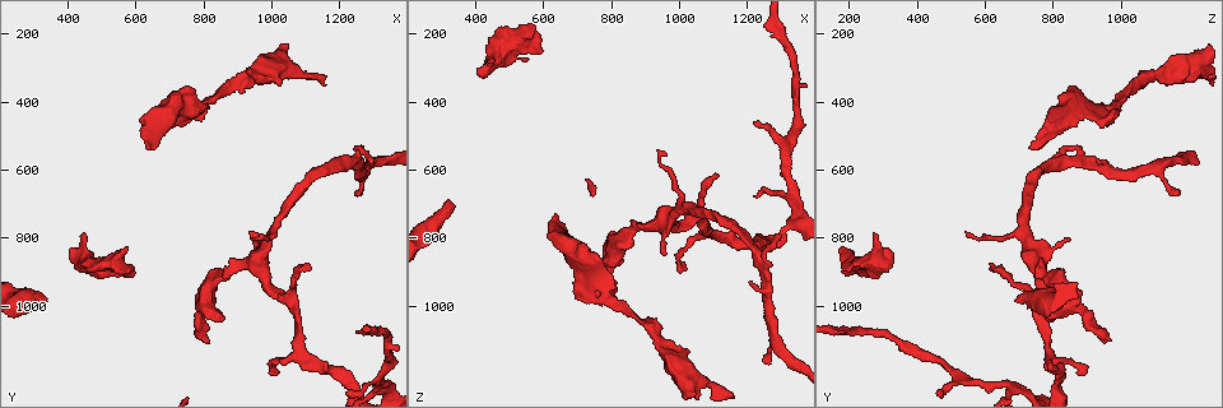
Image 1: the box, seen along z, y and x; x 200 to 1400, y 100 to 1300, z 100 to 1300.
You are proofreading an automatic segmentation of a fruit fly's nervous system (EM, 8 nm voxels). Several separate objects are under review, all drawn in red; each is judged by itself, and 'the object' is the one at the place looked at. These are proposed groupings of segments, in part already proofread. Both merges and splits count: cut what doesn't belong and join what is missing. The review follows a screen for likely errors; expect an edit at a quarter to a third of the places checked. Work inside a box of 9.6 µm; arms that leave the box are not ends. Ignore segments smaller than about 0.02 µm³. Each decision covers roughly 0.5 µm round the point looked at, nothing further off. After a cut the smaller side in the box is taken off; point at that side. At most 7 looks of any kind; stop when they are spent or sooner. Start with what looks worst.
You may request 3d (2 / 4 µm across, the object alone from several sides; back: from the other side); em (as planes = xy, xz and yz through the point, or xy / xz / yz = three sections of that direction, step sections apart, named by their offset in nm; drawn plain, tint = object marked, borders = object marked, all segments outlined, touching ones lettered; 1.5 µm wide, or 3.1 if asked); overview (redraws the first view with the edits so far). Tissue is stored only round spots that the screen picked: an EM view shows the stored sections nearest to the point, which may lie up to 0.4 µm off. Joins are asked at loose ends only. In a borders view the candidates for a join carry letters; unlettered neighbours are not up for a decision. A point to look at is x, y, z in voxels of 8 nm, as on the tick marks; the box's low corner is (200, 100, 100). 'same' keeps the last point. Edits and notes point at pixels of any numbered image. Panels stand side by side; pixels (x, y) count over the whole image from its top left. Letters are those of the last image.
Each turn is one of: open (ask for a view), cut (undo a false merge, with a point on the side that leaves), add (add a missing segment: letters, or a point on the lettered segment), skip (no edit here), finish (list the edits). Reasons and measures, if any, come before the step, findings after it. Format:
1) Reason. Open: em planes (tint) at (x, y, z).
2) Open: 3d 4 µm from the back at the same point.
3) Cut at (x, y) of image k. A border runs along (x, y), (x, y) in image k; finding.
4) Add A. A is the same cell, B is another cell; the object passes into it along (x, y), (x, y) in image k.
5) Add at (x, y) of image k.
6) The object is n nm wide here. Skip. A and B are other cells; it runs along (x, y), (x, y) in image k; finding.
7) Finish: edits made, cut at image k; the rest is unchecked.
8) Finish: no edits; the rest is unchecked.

An open end. Open: em yz step 8 (tint) at (320, 990, 690).

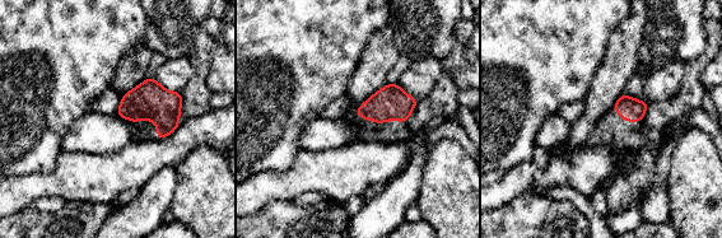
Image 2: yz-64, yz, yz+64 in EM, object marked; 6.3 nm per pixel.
See the neighbours. Open: em yz step 8 (borders) at the same point.

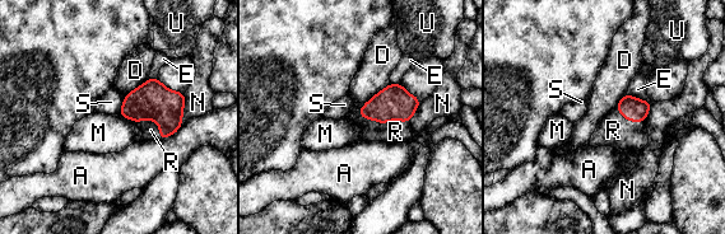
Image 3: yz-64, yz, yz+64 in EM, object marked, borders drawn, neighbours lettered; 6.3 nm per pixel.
Add R. R is the same cell, A, D, E, M, N, S and U are other cells; the object passes into it along (394, 102), (382, 122), (395, 131) in image 3; the neuron continues.

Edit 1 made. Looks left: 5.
Open: overview.

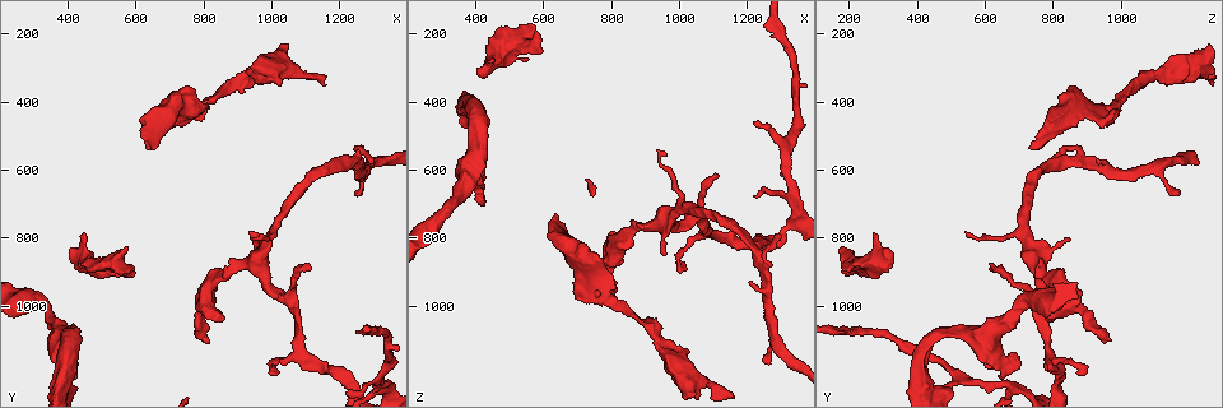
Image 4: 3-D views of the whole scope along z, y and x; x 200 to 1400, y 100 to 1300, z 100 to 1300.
An open end. Open: em planes (borders) at (400, 840, 290).

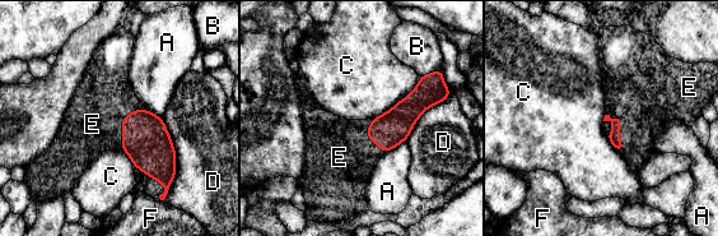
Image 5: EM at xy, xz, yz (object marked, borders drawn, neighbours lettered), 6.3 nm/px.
Add E. E is the same cell, A, B, C, D and F are other cells; the object passes into it along (614, 137), (619, 130), (634, 102) in image 5; it goes on there.

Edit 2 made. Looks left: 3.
Thick turns thin. Open: 3d 2 µm at (640, 490, 790).

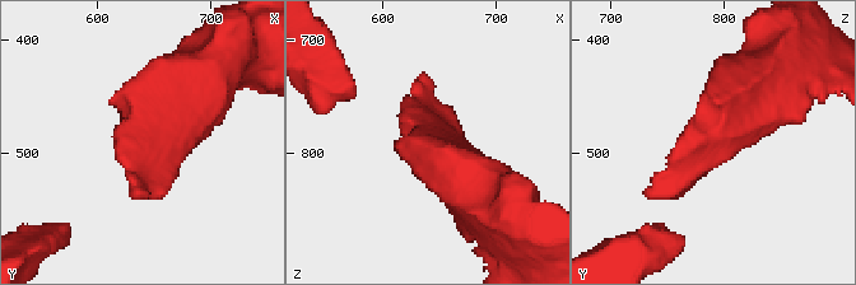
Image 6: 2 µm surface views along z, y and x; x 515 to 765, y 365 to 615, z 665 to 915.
Now the EM. Open: em xz step 4 (tint) at (646, 480, 796).

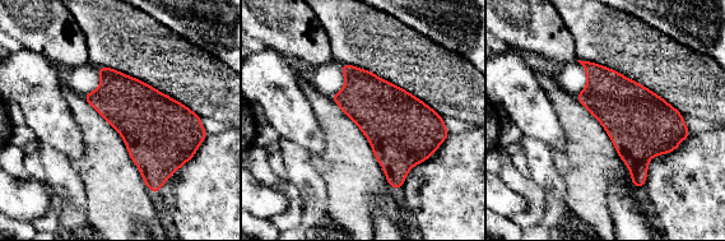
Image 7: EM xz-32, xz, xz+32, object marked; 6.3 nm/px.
Cut it another way. Open: em planes (borders) at the same point.

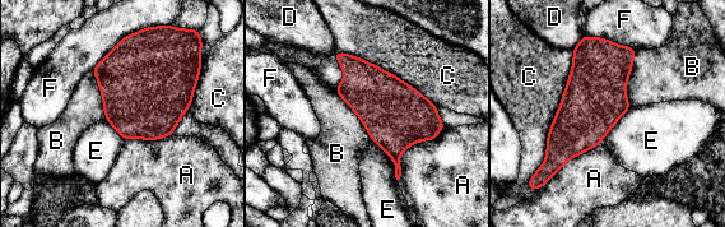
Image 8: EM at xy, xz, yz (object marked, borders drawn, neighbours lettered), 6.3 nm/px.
Skip. A, B, C, D, E and F are other cells; a border runs along (631, 107), (600, 142) in image 8; continuous, no second neuron.

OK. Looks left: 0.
Finish: edits made, add at image 3, add at image 5; the rest is unchecked.

